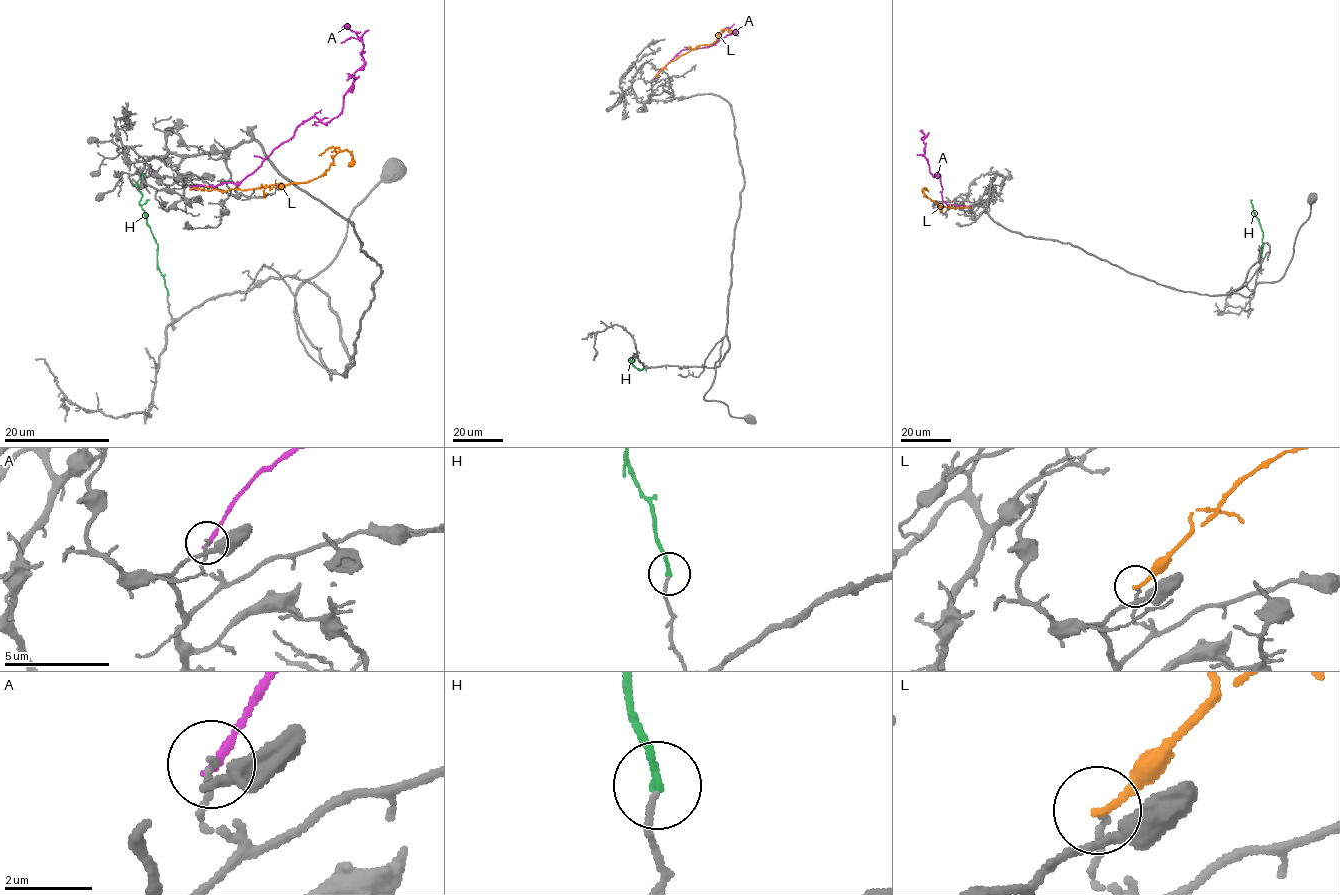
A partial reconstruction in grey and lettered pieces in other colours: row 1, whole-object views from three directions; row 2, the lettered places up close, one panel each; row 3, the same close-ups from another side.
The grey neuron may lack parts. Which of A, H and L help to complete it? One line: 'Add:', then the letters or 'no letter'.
Add: H

